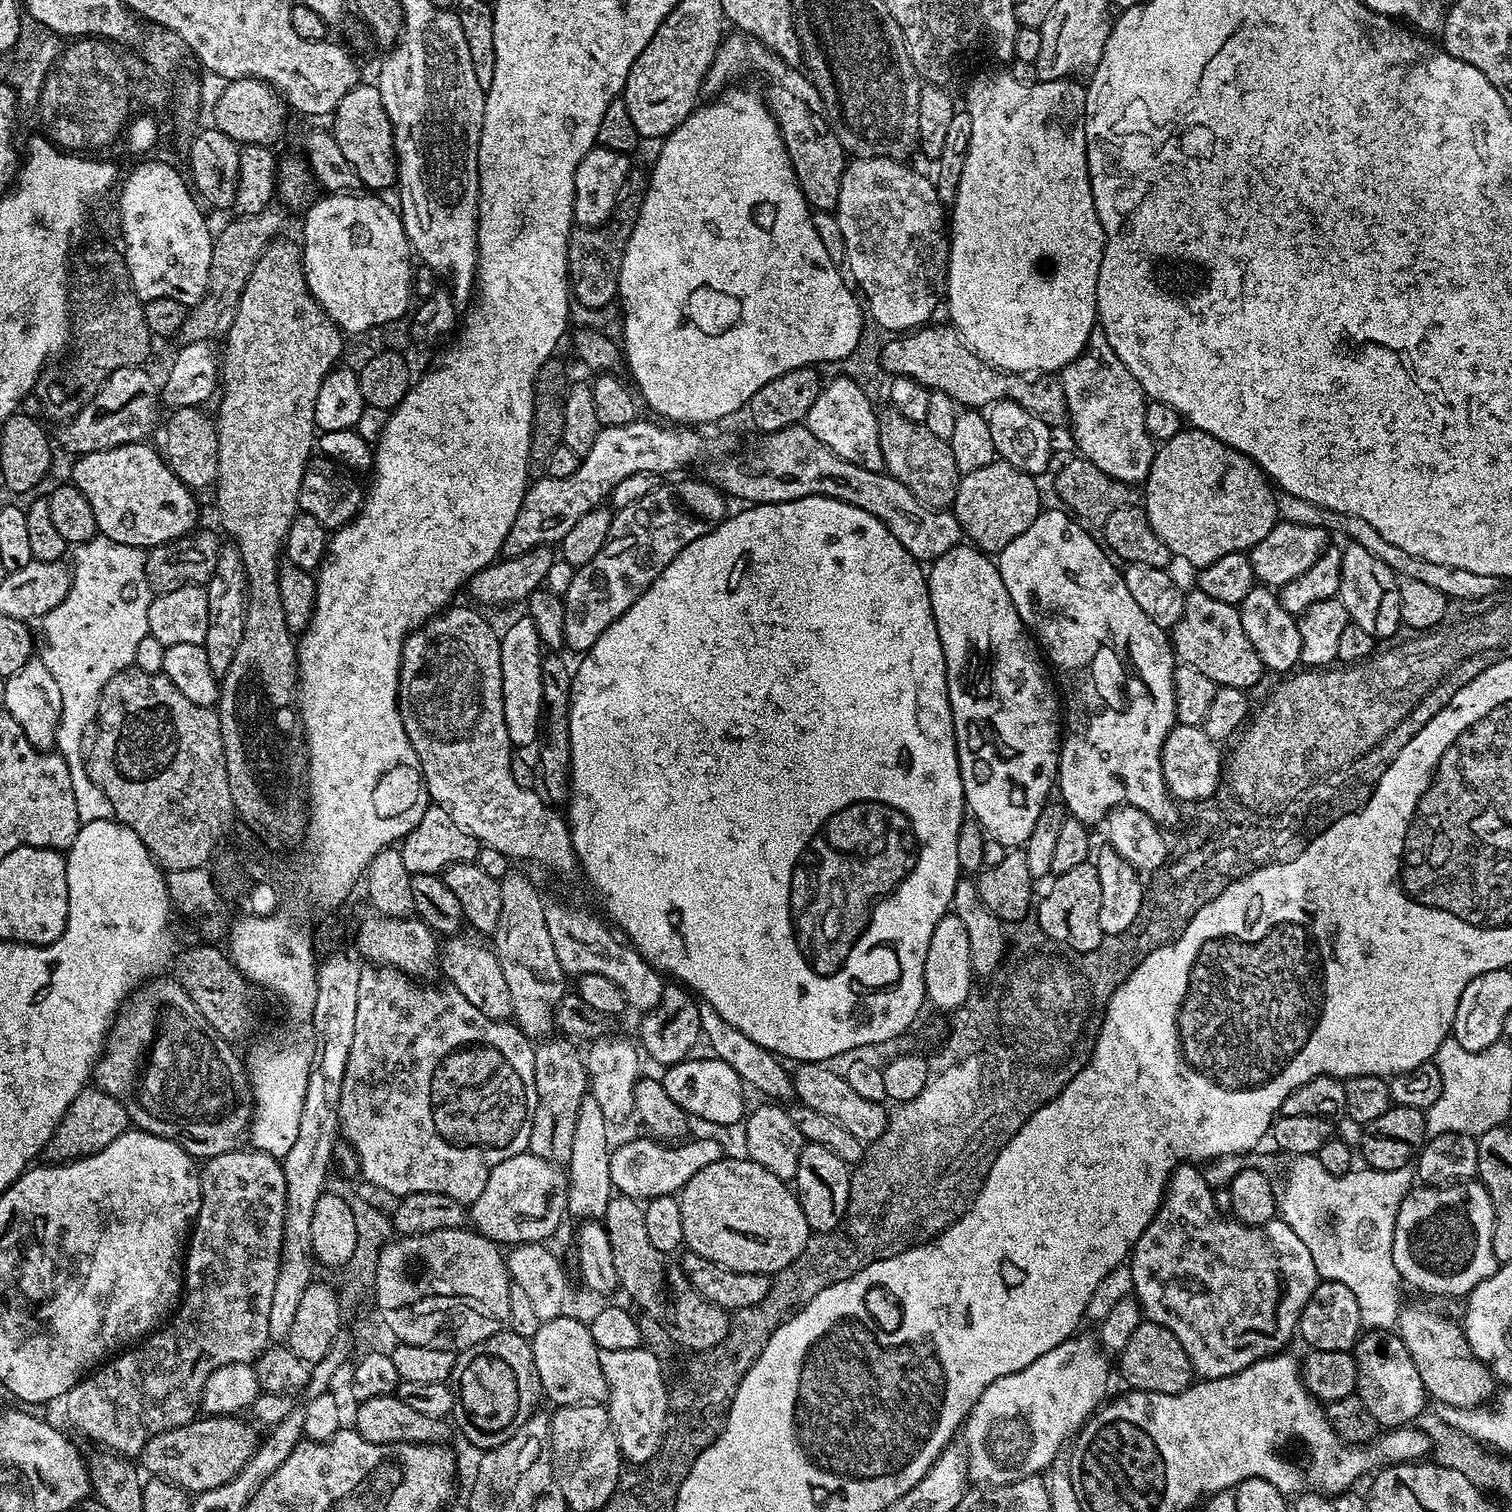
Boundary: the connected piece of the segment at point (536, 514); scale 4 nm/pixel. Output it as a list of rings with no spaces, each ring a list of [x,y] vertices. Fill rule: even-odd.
[[[638,418],[626,426],[601,427],[598,438],[594,438],[594,446],[583,456],[578,470],[574,470],[570,478],[545,475],[544,480],[533,479],[522,498],[518,518],[514,518],[510,534],[506,534],[503,555],[517,556],[539,544],[552,546],[566,538],[578,518],[582,518],[582,514],[586,514],[591,508],[601,507],[611,497],[614,486],[622,482],[622,478],[630,478],[630,474],[651,472],[653,476],[660,478],[663,477],[663,472],[688,468],[691,464],[698,463],[704,455],[728,452],[736,444],[732,436],[708,436],[704,440],[700,433],[703,431],[695,427],[679,428],[652,420]]]

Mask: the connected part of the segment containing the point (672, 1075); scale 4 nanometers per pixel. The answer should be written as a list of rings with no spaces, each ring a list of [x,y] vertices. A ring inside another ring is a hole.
[[[687,1058],[669,1065],[661,1075],[666,1094],[673,1099],[674,1104],[681,1106],[685,1113],[696,1116],[720,1126],[737,1124],[745,1117],[744,1092],[746,1088],[743,1080],[738,1078],[733,1067],[727,1066],[721,1060],[694,1060]]]

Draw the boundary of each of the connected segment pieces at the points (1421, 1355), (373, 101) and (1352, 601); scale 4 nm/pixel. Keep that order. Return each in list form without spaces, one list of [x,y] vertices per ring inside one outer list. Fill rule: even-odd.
[[[1405,1303],[1396,1319],[1395,1331],[1402,1338],[1406,1350],[1410,1350],[1410,1358],[1414,1358],[1414,1366],[1418,1366],[1418,1374],[1422,1378],[1422,1386],[1429,1397],[1437,1400],[1437,1405],[1450,1408],[1478,1408],[1493,1399],[1498,1388],[1498,1381],[1492,1372],[1477,1356],[1472,1355],[1468,1345],[1464,1343],[1464,1331],[1459,1323],[1447,1320],[1438,1312],[1431,1312],[1420,1304]]]
[[[372,82],[356,85],[342,102],[338,102],[336,111],[330,117],[330,131],[338,142],[338,150],[346,157],[346,162],[358,174],[360,184],[368,190],[388,188],[397,183],[396,147],[392,137],[392,124],[388,121],[386,110],[382,106],[380,90]]]
[[[1351,542],[1345,543],[1345,545],[1340,553],[1342,578],[1340,579],[1338,599],[1342,602],[1342,606],[1346,606],[1346,614],[1351,623],[1362,626],[1362,630],[1366,630],[1366,634],[1376,637],[1377,641],[1387,641],[1402,628],[1400,603],[1398,602],[1400,580],[1396,573],[1390,570],[1390,566],[1386,566],[1386,562],[1382,562],[1382,558],[1374,558],[1374,554],[1370,554],[1370,550]]]

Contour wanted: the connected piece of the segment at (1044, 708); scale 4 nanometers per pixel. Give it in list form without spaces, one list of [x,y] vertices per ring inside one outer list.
[[[961,542],[955,548],[946,550],[936,560],[931,561],[927,569],[928,593],[930,606],[934,614],[934,622],[938,626],[938,638],[942,642],[942,654],[946,658],[946,674],[948,675],[948,701],[952,707],[952,721],[956,735],[956,753],[960,763],[960,777],[964,787],[964,803],[967,811],[980,823],[980,827],[991,839],[1002,842],[1006,846],[1022,846],[1030,838],[1030,830],[1034,830],[1034,822],[1038,822],[1038,814],[1042,814],[1045,804],[1049,803],[1054,785],[1058,780],[1060,770],[1060,746],[1062,743],[1062,704],[1058,699],[1057,689],[1050,679],[1045,657],[1025,628],[1018,610],[1014,610],[1014,602],[1006,590],[1006,582],[1002,582],[997,561],[991,555],[985,554],[979,548],[968,542]]]

